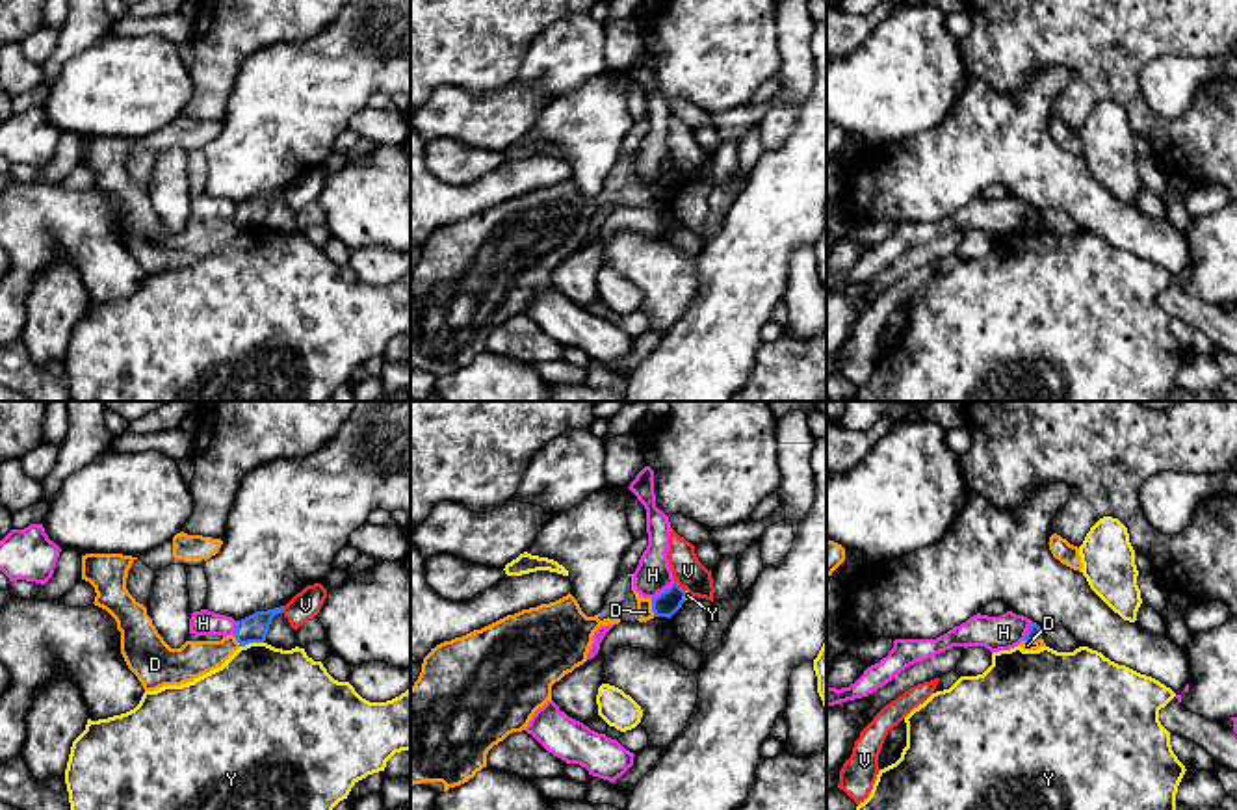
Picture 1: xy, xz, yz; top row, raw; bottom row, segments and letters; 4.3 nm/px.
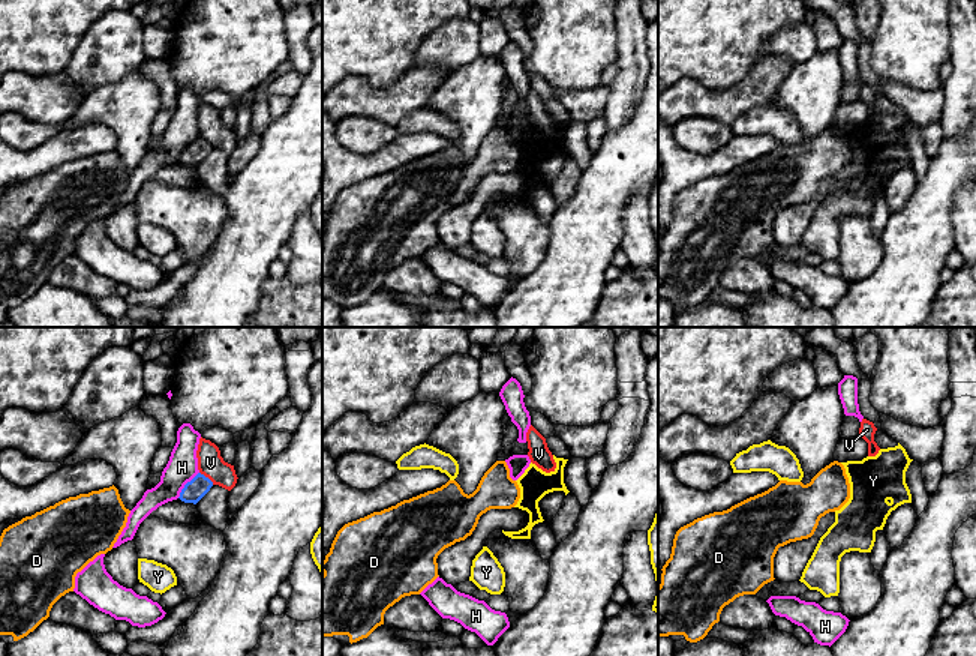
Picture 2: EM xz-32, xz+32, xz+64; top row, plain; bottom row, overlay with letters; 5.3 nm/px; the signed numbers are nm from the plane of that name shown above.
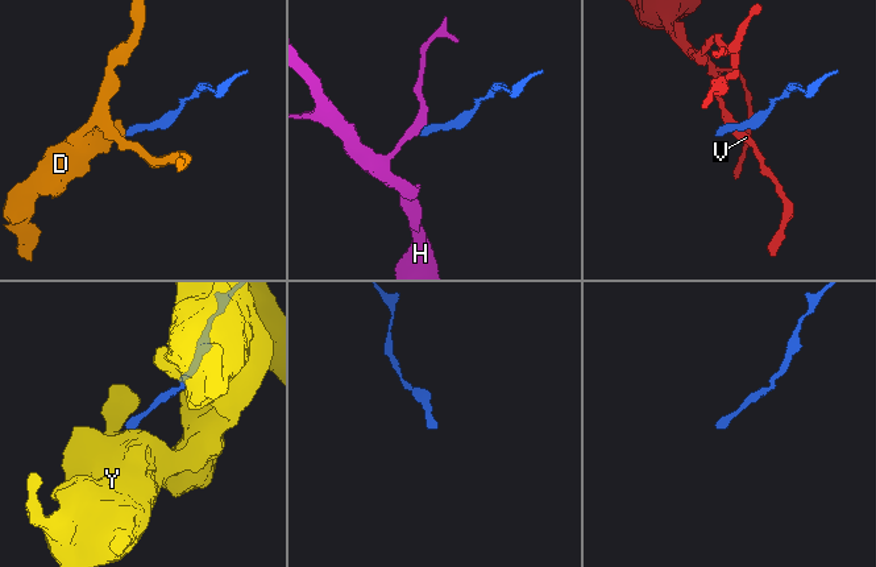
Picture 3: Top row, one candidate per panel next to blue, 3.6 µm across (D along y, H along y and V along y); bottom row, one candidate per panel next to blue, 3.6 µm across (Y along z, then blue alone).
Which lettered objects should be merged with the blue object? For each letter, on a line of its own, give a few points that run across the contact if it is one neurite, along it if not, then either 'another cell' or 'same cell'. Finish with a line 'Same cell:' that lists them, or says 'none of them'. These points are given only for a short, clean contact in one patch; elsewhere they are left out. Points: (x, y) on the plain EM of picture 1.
D: xz (651, 182), (654, 199) | another cell
H: xz (673, 166), (652, 182) | another cell
V: xz (675, 166), (686, 173) | another cell
Y: another cell
Same cell: none of them

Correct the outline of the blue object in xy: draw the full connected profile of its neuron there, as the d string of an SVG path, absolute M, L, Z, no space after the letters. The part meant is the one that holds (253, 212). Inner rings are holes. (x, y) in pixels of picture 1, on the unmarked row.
M284 189L267 195L256 195L238 204L234 221L240 227L240 230L245 230L249 227L264 227L273 201L282 197L282 191Z

